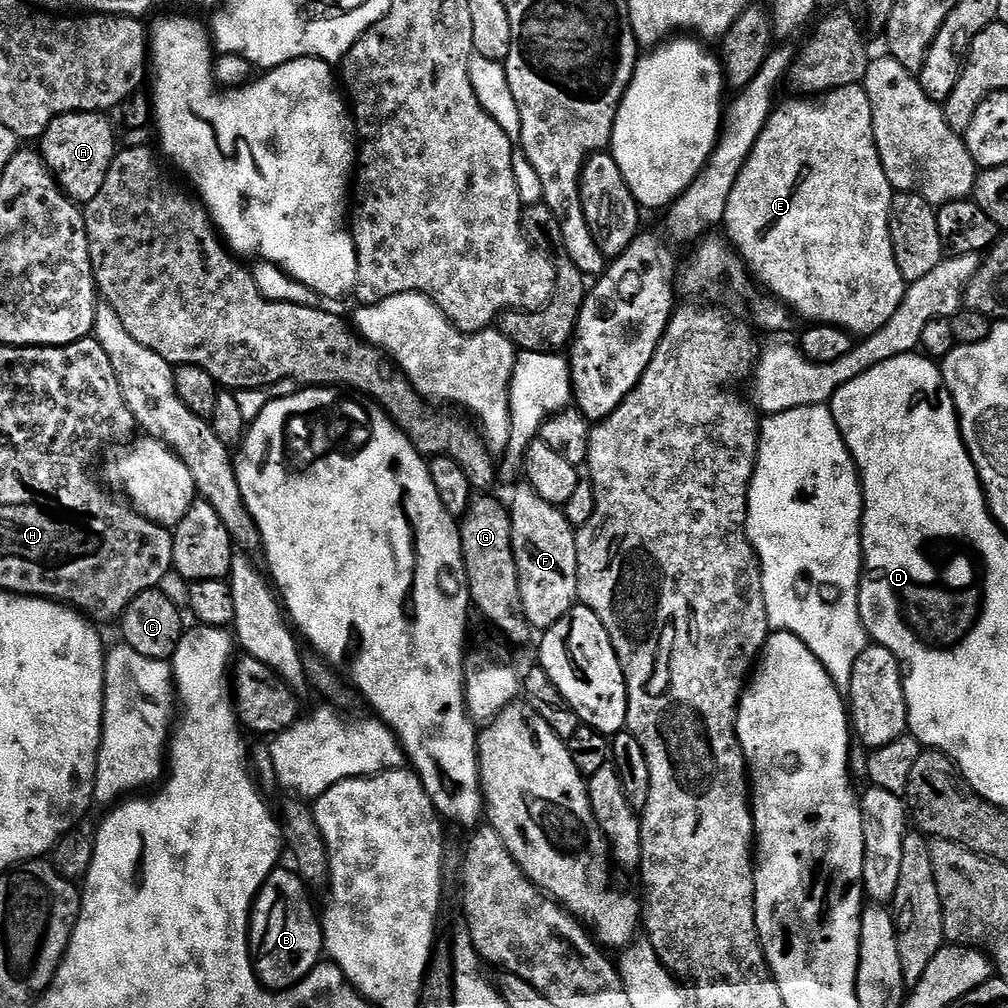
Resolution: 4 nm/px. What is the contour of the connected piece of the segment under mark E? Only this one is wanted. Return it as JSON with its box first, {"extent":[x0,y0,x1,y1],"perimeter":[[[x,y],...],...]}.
{"extent":[722,84,906,338],"perimeter":[[[851,84],[833,92],[823,93],[815,98],[792,99],[796,100],[788,100],[784,105],[781,103],[773,111],[772,117],[766,122],[766,126],[754,146],[754,150],[750,150],[750,158],[746,162],[746,166],[742,166],[742,170],[734,182],[734,190],[730,190],[722,228],[728,231],[726,233],[727,239],[746,265],[747,271],[755,279],[757,276],[768,287],[765,289],[777,300],[784,301],[801,321],[814,324],[833,324],[851,332],[856,338],[873,336],[875,332],[882,330],[882,326],[886,326],[886,322],[890,322],[890,318],[894,318],[894,310],[898,310],[904,297],[906,281],[902,278],[902,270],[898,270],[898,262],[894,258],[894,246],[890,238],[888,215],[894,189],[886,178],[886,170],[882,166],[878,154],[870,98],[860,84]]]}

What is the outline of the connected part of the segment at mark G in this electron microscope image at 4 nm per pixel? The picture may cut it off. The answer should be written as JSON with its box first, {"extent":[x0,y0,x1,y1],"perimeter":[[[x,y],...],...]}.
{"extent":[459,494,534,644],"perimeter":[[[480,494],[459,521],[460,541],[464,555],[464,579],[472,596],[475,611],[480,611],[502,635],[516,644],[524,644],[534,635],[526,618],[518,586],[518,570],[512,549],[512,513],[507,503]]]}

